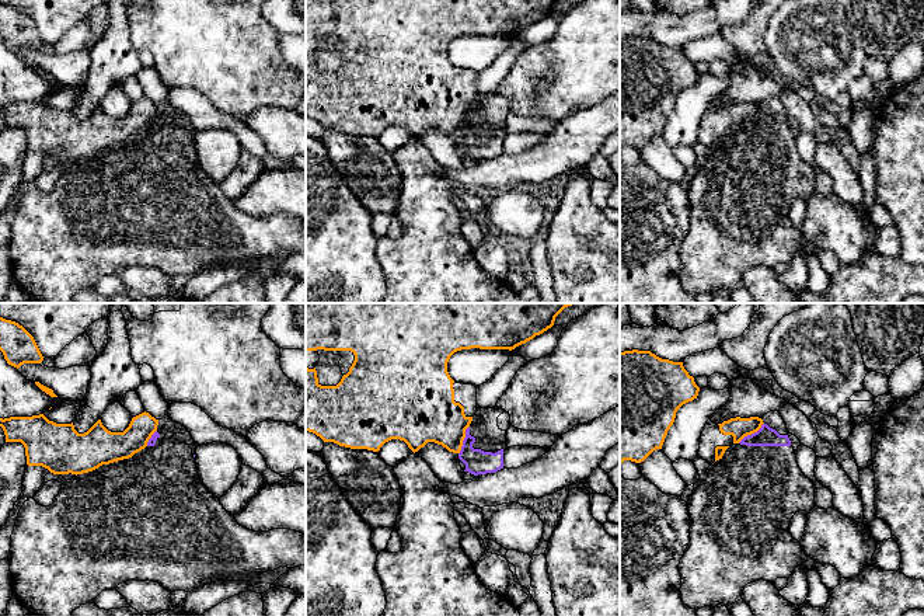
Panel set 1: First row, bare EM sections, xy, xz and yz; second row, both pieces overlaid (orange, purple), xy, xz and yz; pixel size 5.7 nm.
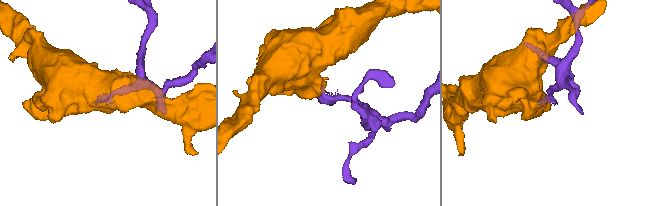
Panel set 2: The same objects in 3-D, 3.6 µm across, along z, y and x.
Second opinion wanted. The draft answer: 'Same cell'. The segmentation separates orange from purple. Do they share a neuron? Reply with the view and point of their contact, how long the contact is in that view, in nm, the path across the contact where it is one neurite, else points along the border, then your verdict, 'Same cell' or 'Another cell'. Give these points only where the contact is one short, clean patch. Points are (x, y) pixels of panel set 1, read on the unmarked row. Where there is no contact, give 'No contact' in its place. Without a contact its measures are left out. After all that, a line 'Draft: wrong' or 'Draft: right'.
Touches orange at xz (463, 125). Shared border 180 nm. Boundary: xz (469, 111), (459, 139). Another cell
Draft: wrong

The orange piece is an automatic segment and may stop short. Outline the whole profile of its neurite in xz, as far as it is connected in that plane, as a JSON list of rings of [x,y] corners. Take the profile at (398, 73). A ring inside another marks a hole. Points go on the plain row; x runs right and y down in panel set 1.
[[[306,0],[306,116],[315,119],[324,128],[334,128],[351,135],[379,138],[386,128],[400,125],[404,126],[414,139],[428,128],[442,130],[449,138],[460,139],[466,115],[470,112],[477,98],[477,73],[457,69],[450,63],[447,58],[450,42],[457,36],[471,34],[512,36],[551,14],[557,1],[558,0]],[[318,35],[331,36],[334,41],[342,42],[339,53],[344,62],[337,72],[321,72],[318,69],[315,56],[315,51],[320,46]]]

